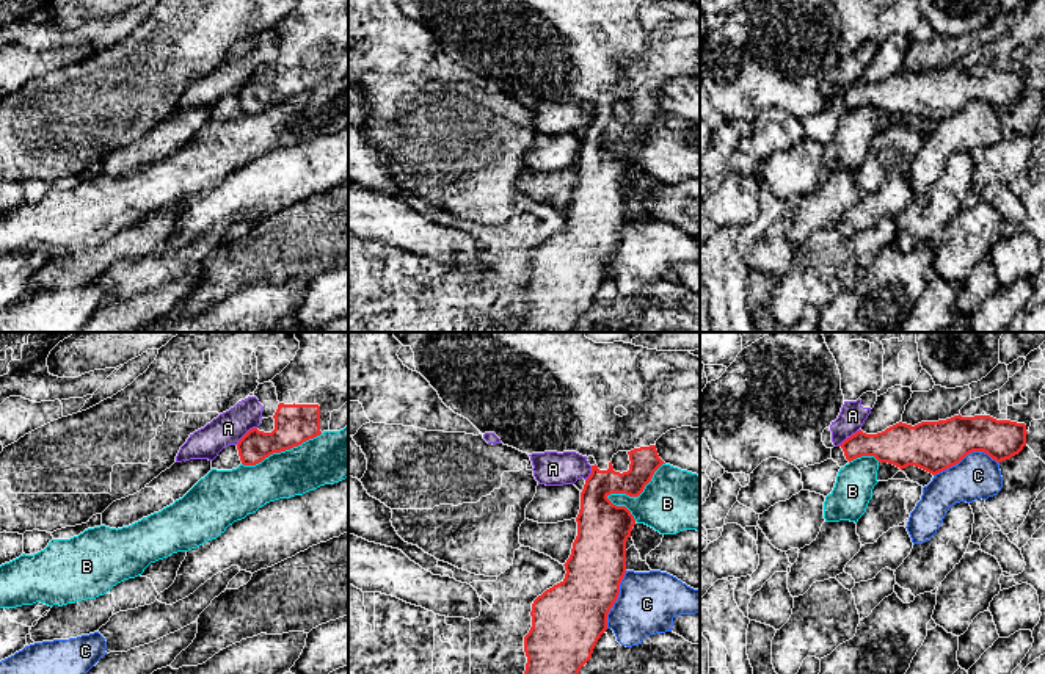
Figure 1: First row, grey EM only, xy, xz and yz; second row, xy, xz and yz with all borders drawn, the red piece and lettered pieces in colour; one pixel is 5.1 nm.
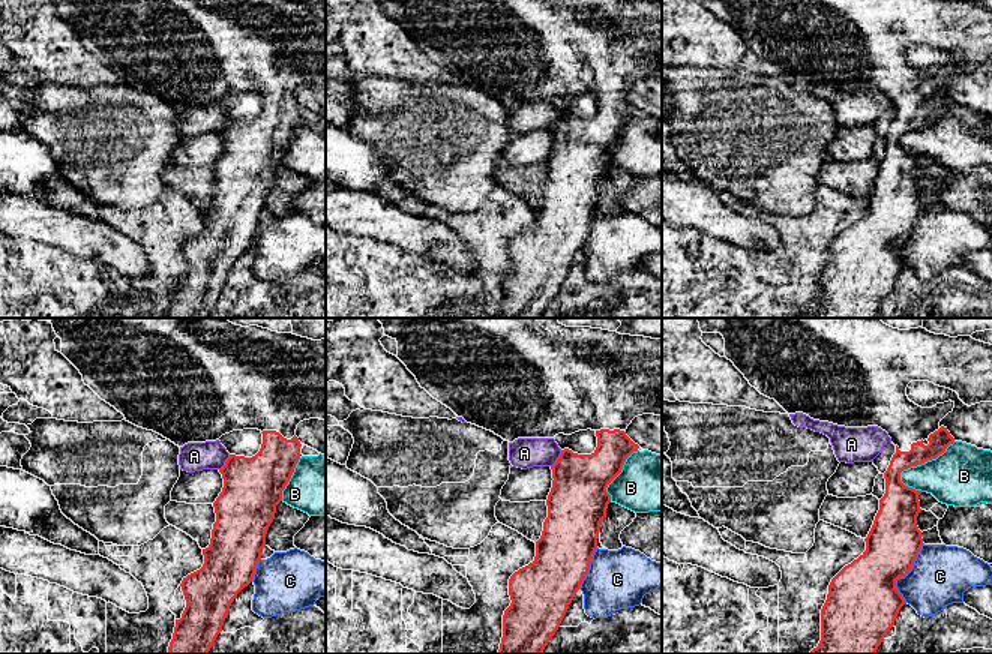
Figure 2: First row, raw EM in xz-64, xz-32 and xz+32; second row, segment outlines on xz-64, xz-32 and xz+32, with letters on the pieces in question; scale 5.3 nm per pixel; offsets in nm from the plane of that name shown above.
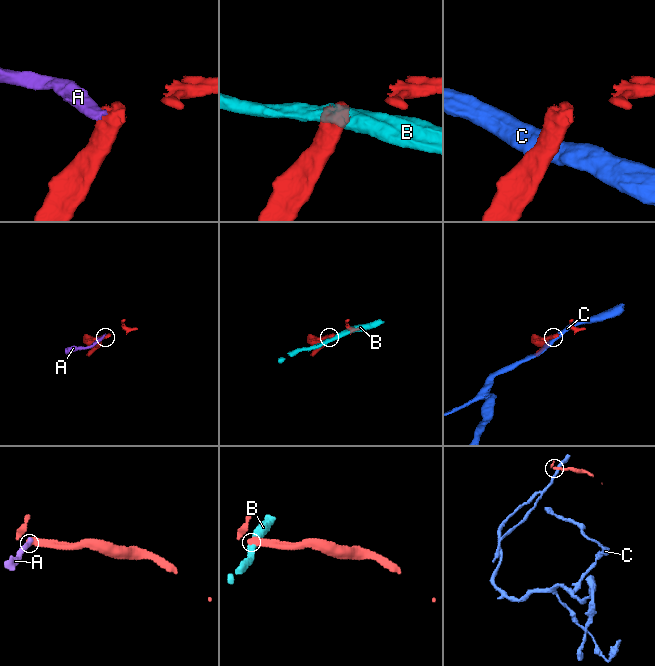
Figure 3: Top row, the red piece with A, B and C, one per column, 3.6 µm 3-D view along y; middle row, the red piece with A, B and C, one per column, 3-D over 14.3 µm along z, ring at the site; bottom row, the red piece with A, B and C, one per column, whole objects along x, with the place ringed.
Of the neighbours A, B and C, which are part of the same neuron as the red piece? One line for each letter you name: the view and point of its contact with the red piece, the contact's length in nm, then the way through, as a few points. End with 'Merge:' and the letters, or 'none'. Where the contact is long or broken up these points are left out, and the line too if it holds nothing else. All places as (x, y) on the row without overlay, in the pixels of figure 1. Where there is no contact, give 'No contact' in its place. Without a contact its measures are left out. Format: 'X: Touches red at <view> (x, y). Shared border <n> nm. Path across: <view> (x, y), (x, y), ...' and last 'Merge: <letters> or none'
Merge: none

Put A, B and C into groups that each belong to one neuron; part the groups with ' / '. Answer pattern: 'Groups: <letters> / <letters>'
Groups: A / B / C

